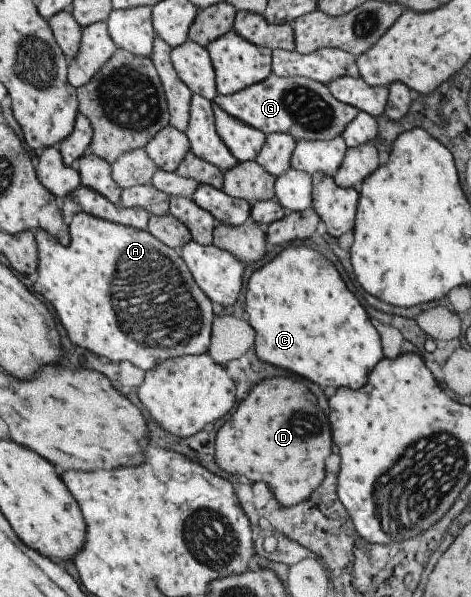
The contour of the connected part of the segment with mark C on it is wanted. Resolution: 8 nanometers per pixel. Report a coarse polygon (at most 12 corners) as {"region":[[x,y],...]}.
{"region":[[301,244],[247,282],[257,356],[361,388],[381,340]]}

